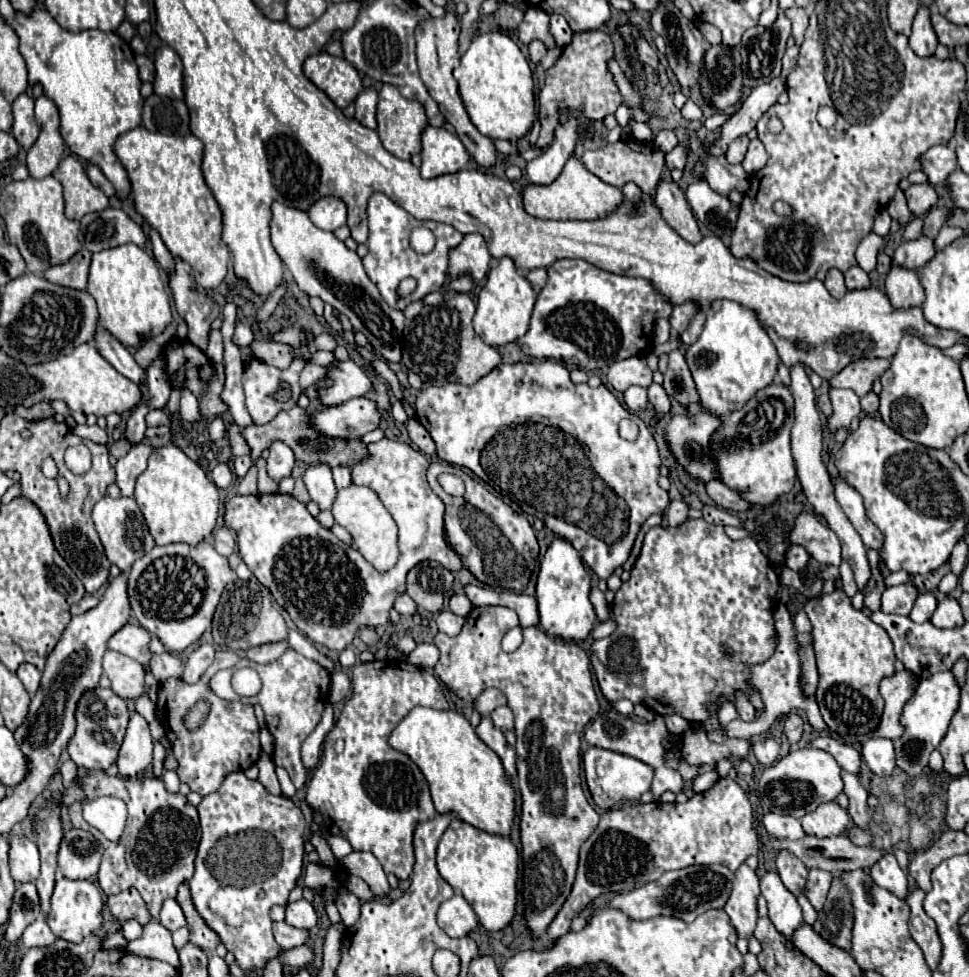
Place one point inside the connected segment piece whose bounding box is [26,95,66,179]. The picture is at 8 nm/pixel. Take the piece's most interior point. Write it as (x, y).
(43, 156)

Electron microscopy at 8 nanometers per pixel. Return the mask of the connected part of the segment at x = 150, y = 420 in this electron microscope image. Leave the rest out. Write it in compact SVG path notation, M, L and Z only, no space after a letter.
M150 411L146 415L146 425L152 427L152 425L170 425L170 415L166 415L164 411Z

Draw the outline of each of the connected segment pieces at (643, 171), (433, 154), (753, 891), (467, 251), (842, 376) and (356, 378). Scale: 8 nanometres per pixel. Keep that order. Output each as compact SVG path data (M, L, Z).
M616 141L612 145L606 145L602 149L584 151L582 163L588 171L592 171L596 177L600 177L604 183L614 187L624 187L626 183L636 183L644 193L652 195L660 183L662 169L664 169L664 153L660 153L656 147L648 143L636 143L636 141Z
M428 125L422 133L422 167L424 179L456 173L468 165L468 153L462 141L444 127Z
M740 865L738 871L734 873L734 883L732 883L732 893L722 907L722 911L730 917L732 927L736 929L740 939L752 937L756 929L756 897L760 895L758 889L758 875L746 865Z
M478 233L464 235L462 243L448 251L448 277L458 279L468 275L472 281L482 281L490 269L492 255L484 237Z
M860 359L846 365L840 373L836 373L836 377L828 379L828 385L852 389L858 397L864 397L872 389L874 379L878 379L888 367L888 359Z
M354 361L338 363L328 375L334 379L334 385L320 389L320 401L324 405L342 405L344 401L362 397L372 389L370 379Z

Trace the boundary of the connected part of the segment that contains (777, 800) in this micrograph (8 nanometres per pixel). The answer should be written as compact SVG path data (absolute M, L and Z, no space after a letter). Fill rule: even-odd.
M798 747L792 749L786 757L774 761L770 767L764 769L758 781L758 791L762 805L772 813L788 813L796 819L804 817L806 813L814 811L818 805L834 801L836 795L842 791L840 767L826 751L812 749L812 747Z

